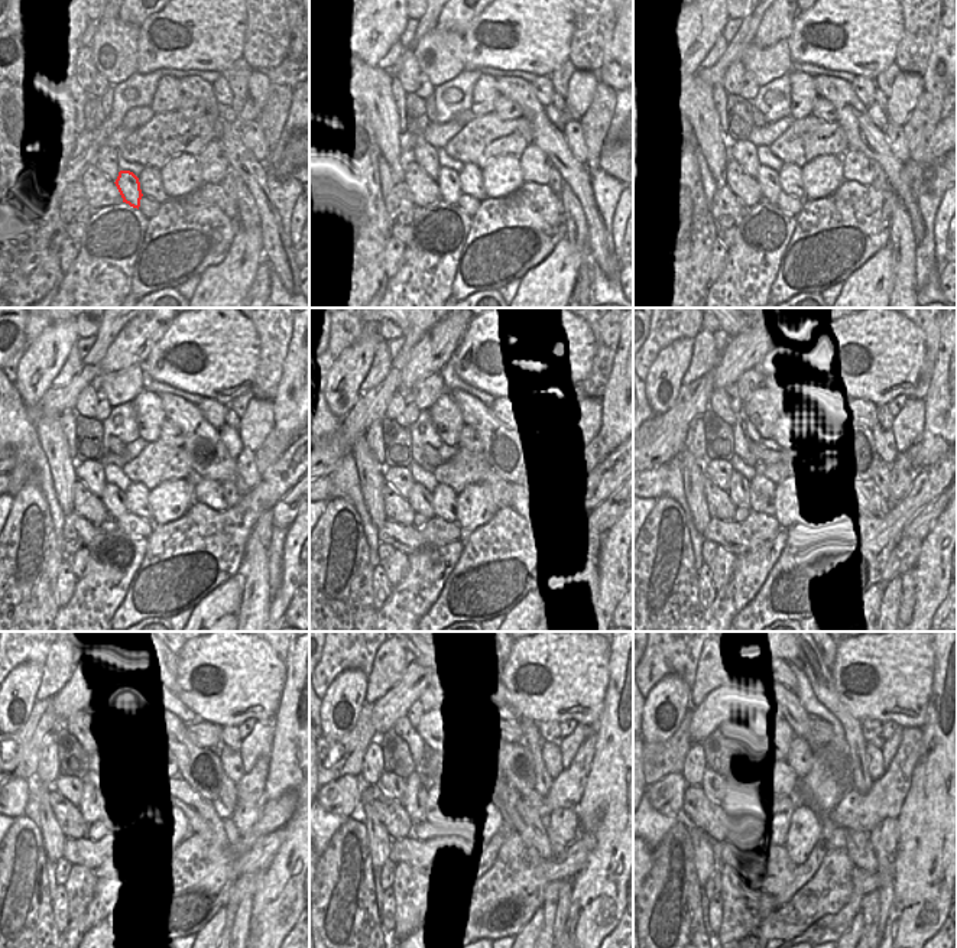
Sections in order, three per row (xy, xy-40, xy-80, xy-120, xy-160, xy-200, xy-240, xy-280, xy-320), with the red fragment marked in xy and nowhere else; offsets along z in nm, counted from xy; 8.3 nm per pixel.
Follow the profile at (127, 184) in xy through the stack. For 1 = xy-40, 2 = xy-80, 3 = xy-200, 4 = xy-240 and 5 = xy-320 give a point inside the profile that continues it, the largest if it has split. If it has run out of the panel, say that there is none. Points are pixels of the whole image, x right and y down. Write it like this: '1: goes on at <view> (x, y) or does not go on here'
1: goes on at xy-40 (448, 182)
2: goes on at xy-80 (768, 178)
3: goes on at xy-200 (739, 490)
4: goes on at xy-240 (90, 805)
5: goes on at xy-320 (742, 786)

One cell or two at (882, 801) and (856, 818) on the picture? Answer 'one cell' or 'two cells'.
one cell

